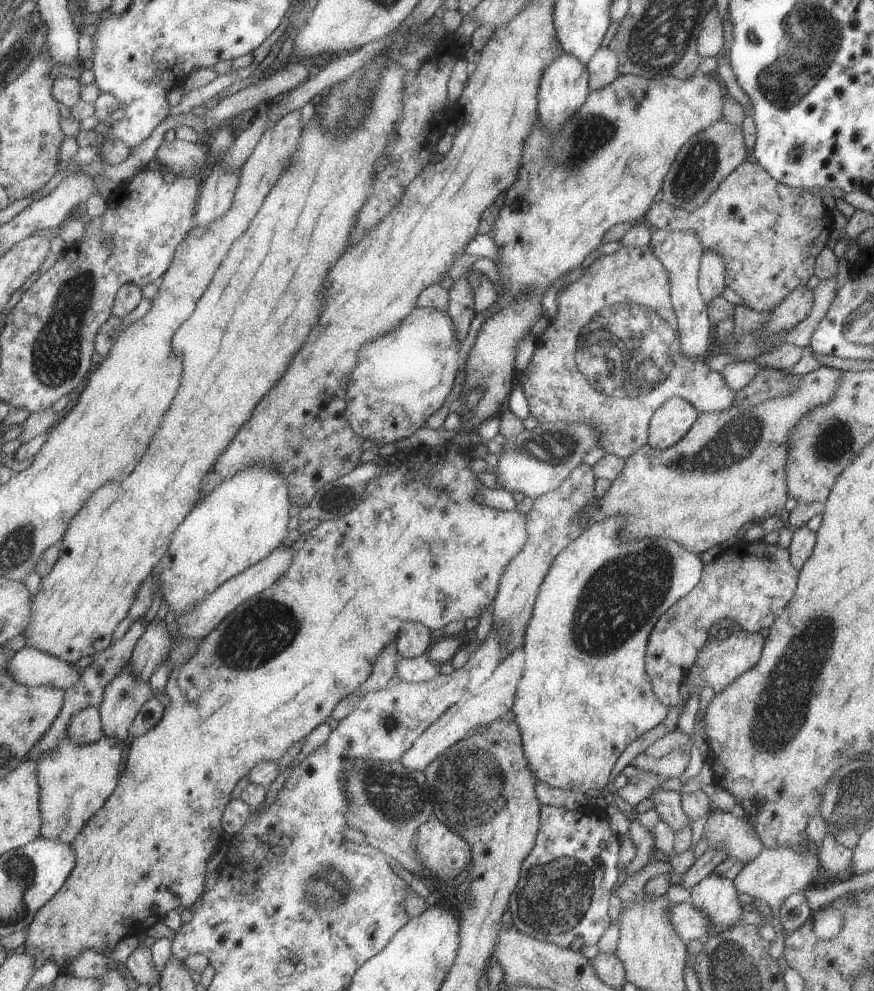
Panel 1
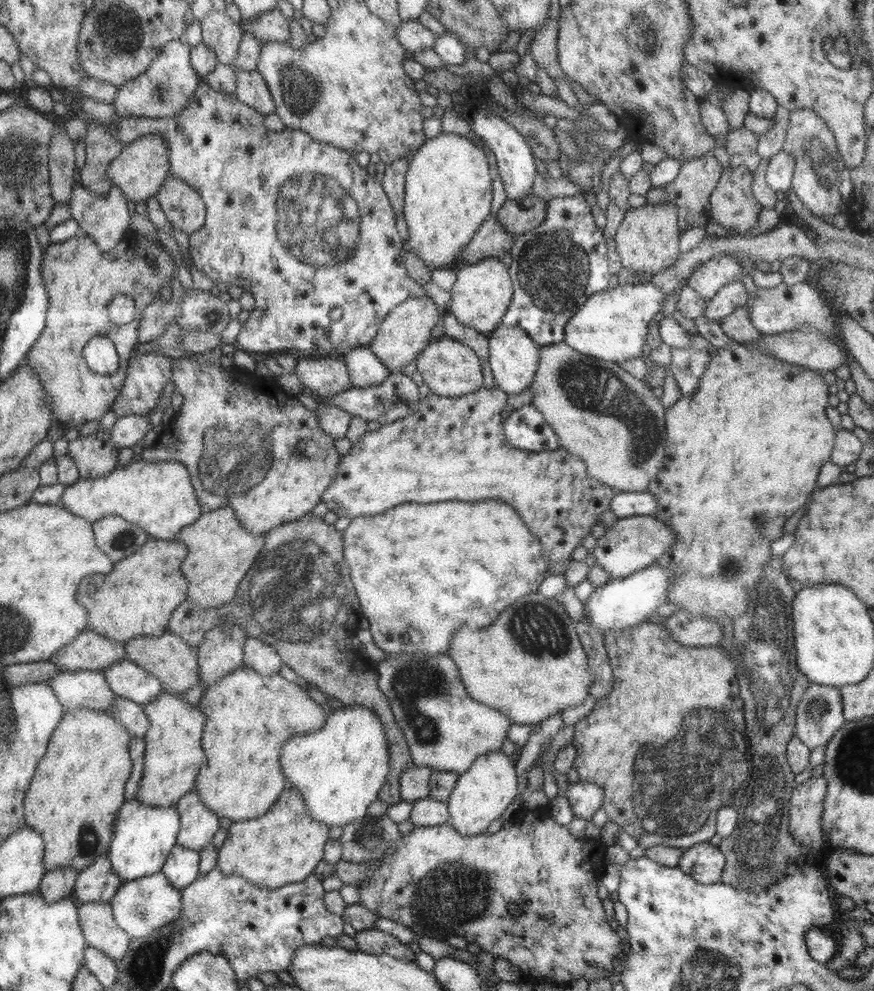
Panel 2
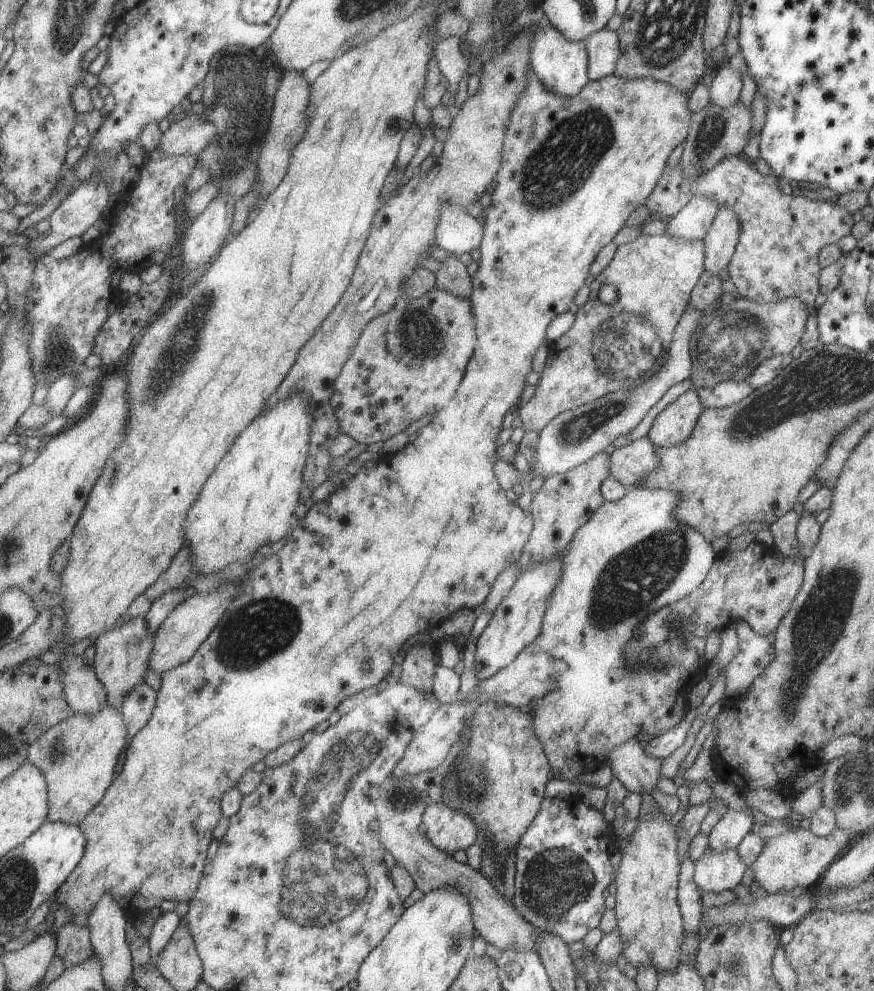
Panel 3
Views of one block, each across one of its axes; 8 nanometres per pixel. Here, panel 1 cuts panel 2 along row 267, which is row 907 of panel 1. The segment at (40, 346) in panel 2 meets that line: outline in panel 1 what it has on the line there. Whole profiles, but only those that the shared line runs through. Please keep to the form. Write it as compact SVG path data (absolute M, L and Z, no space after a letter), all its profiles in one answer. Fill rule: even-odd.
M462 440L458 443L447 441L435 447L419 446L396 470L370 480L363 492L362 502L355 506L354 510L336 520L320 521L316 528L302 533L291 545L294 550L292 566L270 588L249 598L228 614L217 628L212 629L212 632L202 639L198 652L184 666L170 671L164 692L170 701L168 706L164 707L160 722L146 734L130 739L126 768L120 784L105 802L104 808L84 826L76 840L70 844L76 852L76 868L69 874L60 892L37 910L32 924L26 929L24 952L34 958L37 968L44 967L46 962L53 962L60 968L60 974L65 974L66 968L80 958L85 950L110 955L119 941L129 935L146 933L158 920L163 920L170 910L178 906L191 907L204 892L206 864L210 854L222 840L223 826L220 824L220 816L229 806L230 792L234 790L236 782L242 780L261 762L277 762L290 746L308 736L322 722L329 721L336 704L368 680L380 652L397 638L405 623L422 623L431 631L437 631L452 621L480 618L487 606L494 602L506 566L521 552L528 540L528 519L525 514L516 510L497 510L482 506L474 500L476 490L483 486L477 474L470 470L470 464L474 460L466 452L470 445L468 440ZM432 544L444 544L439 554L430 554Z

